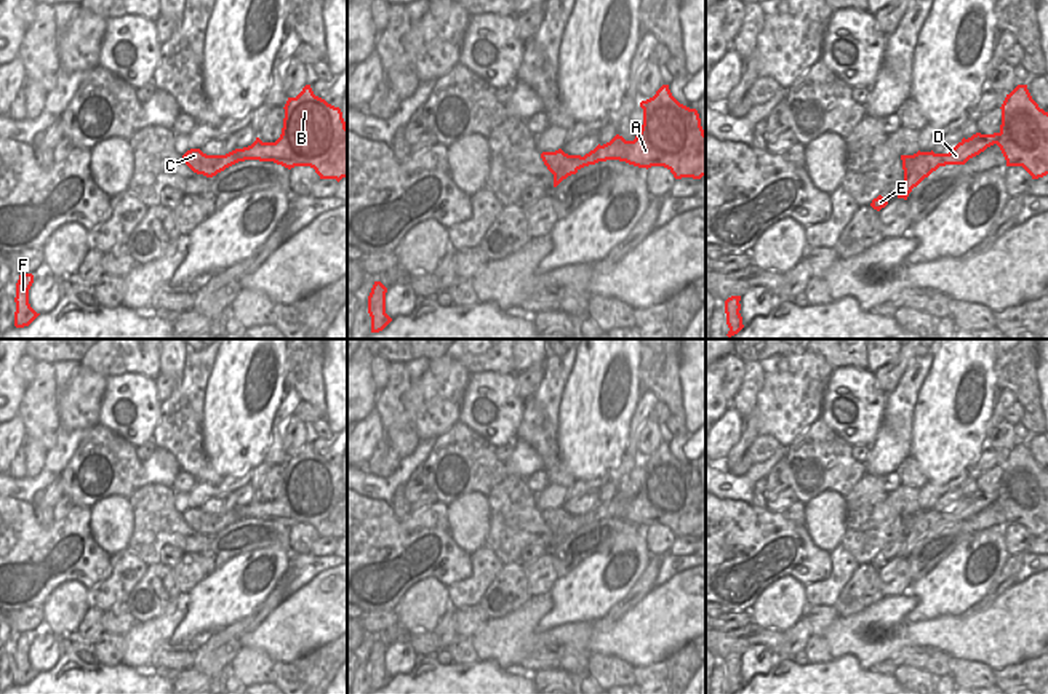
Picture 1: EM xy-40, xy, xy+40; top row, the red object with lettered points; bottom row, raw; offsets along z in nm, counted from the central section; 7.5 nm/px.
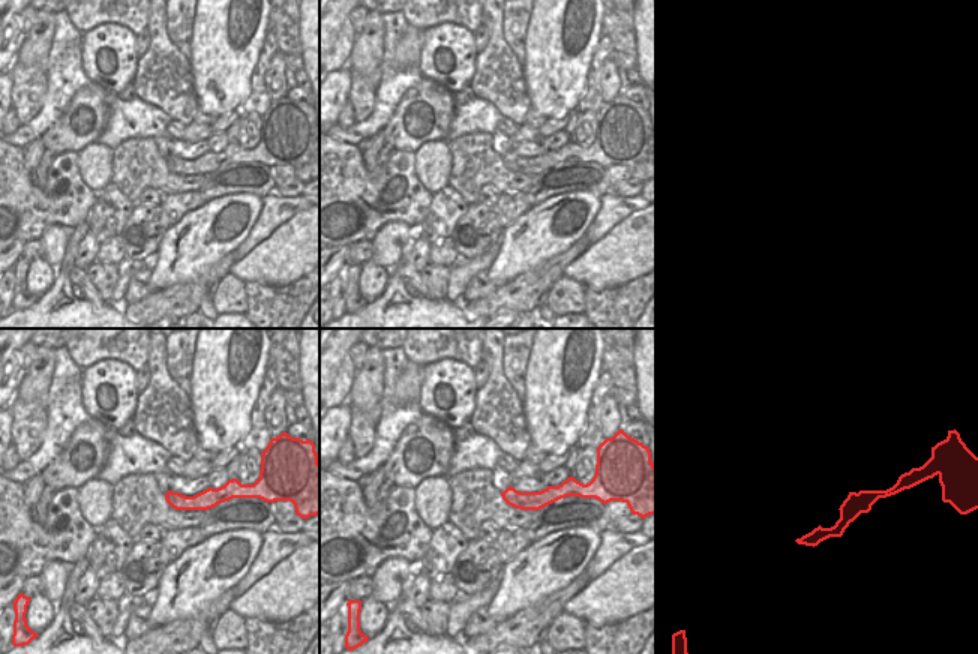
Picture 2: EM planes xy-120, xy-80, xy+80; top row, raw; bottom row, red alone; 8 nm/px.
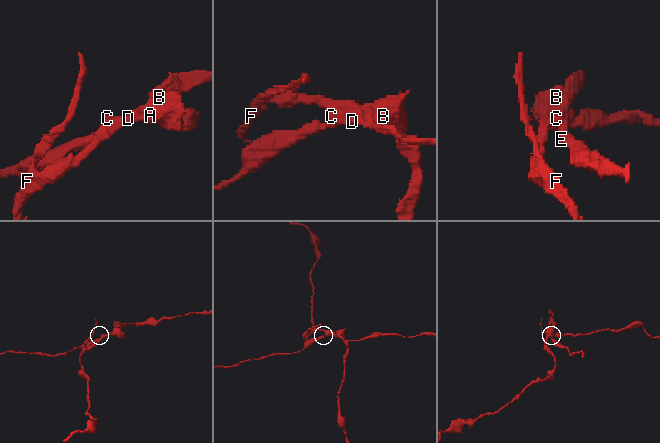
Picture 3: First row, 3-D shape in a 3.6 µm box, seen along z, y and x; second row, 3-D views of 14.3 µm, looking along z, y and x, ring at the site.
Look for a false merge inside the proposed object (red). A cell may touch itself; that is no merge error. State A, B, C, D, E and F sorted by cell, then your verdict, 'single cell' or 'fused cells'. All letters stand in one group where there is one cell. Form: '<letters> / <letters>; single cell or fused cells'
A B C F / D E; fused cells

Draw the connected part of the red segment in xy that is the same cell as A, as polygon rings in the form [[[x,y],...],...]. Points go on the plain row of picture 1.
[[[662,443],[656,453],[640,461],[643,467],[643,483],[635,497],[626,505],[619,520],[638,526],[664,524],[675,537],[706,534],[706,491],[696,467],[680,462],[670,451],[669,443]]]

